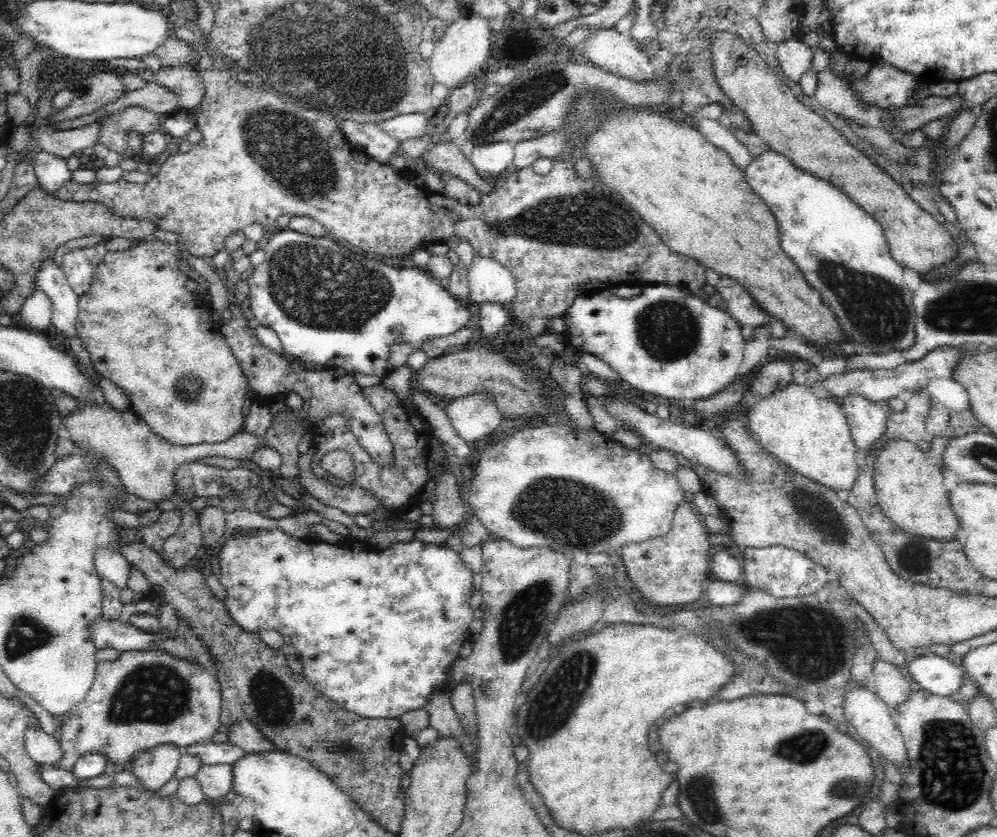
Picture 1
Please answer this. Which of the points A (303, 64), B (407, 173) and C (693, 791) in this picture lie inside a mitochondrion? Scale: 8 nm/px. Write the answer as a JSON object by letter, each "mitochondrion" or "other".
{"A":"mitochondrion","B":"other","C":"mitochondrion"}

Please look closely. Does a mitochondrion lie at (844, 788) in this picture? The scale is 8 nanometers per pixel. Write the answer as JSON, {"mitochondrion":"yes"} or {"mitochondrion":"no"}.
{"mitochondrion":"yes"}

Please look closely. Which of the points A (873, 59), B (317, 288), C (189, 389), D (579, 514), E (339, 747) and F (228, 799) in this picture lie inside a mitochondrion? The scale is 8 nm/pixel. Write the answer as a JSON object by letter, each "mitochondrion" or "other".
{"A":"other","B":"mitochondrion","C":"mitochondrion","D":"mitochondrion","E":"mitochondrion","F":"other"}

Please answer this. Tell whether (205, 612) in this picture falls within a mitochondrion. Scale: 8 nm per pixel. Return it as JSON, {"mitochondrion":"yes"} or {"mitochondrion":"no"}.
{"mitochondrion":"no"}

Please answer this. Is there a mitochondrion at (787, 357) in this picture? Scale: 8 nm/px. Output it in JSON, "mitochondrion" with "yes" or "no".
{"mitochondrion":"no"}

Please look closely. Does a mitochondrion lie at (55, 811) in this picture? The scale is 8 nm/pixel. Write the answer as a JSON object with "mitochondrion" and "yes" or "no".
{"mitochondrion":"no"}

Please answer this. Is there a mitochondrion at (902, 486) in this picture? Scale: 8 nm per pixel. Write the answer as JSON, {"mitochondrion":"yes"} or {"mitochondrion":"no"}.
{"mitochondrion":"no"}

